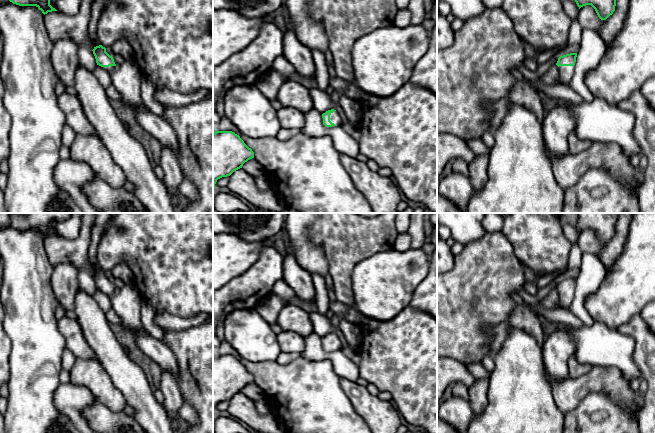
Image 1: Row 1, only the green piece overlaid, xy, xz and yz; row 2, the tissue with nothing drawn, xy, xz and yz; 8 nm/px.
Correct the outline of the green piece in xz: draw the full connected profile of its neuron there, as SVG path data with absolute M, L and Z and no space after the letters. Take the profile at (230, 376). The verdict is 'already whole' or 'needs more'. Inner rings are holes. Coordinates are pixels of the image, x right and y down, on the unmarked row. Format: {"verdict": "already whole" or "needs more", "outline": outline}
{"verdict": "already whole", "outline": "M232 355L213 357L213 412L218 403L230 400L254 382L254 376Z"}

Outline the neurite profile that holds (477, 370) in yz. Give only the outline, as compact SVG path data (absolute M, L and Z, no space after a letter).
M469 363L465 364L466 369L476 378L489 378L490 372L488 372L481 363Z

